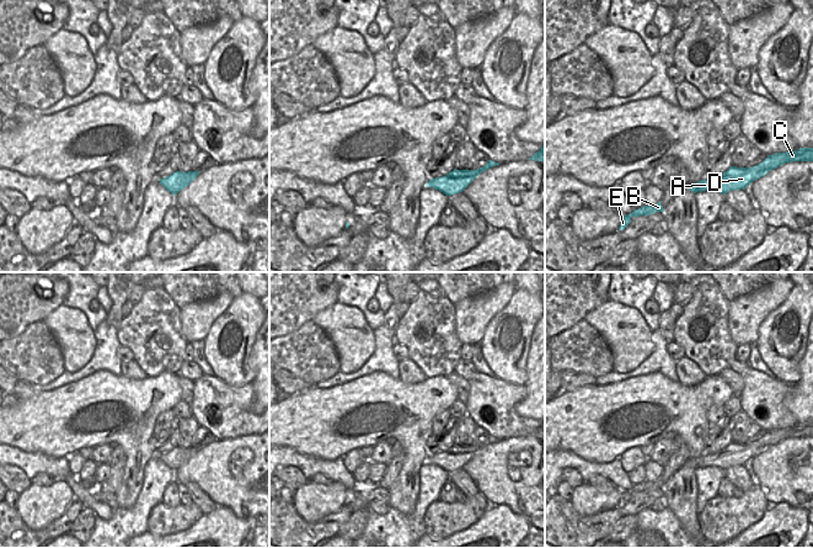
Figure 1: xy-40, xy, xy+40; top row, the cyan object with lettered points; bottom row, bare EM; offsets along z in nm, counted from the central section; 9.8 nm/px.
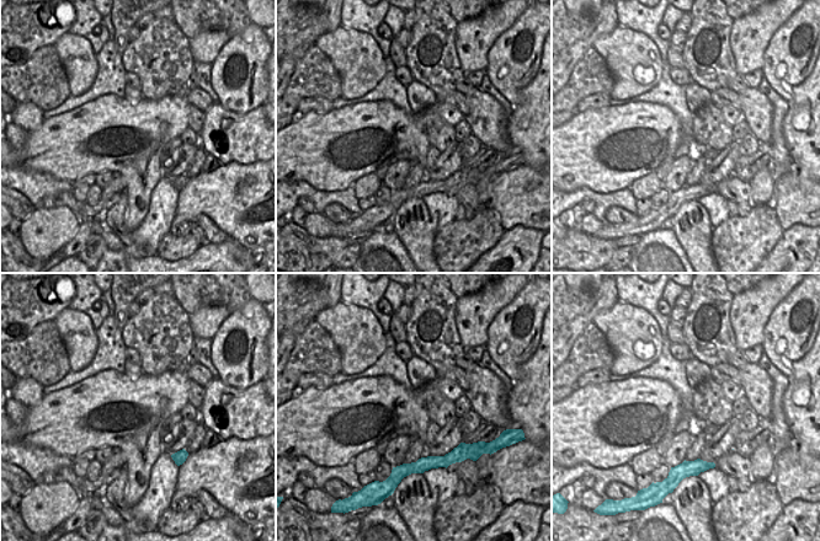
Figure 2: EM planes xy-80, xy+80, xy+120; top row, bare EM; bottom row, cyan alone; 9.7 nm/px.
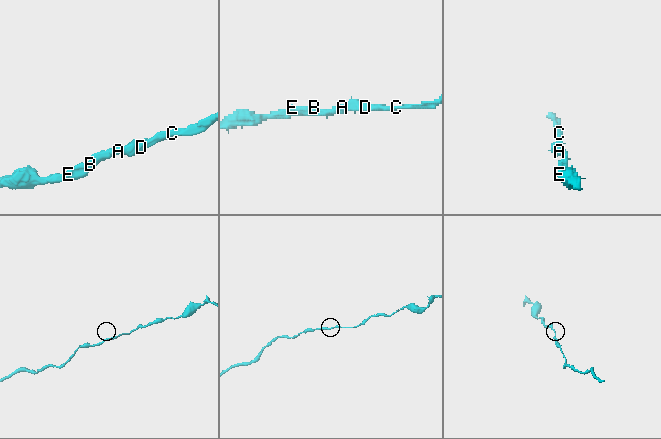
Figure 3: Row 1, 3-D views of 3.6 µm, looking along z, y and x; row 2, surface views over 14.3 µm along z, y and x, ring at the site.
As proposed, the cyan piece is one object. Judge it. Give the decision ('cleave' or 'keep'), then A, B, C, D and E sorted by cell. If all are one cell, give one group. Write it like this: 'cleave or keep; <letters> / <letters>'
keep; A B C D E

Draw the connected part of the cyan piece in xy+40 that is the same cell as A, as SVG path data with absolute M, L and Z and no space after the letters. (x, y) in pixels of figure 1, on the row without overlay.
M799 424L798 426L776 429L753 443L731 442L727 447L717 453L701 456L690 462L690 467L717 467L726 470L729 467L744 465L753 457L765 452L769 447L792 437L813 437L813 424Z

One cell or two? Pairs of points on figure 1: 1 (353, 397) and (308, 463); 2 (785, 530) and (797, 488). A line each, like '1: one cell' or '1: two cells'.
1: two cells
2: two cells

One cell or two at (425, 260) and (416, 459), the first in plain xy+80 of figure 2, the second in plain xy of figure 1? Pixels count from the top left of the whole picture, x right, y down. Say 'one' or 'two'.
one

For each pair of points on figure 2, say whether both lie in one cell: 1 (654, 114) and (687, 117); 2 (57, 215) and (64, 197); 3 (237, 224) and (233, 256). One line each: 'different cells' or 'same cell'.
1: different cells
2: different cells
3: different cells

